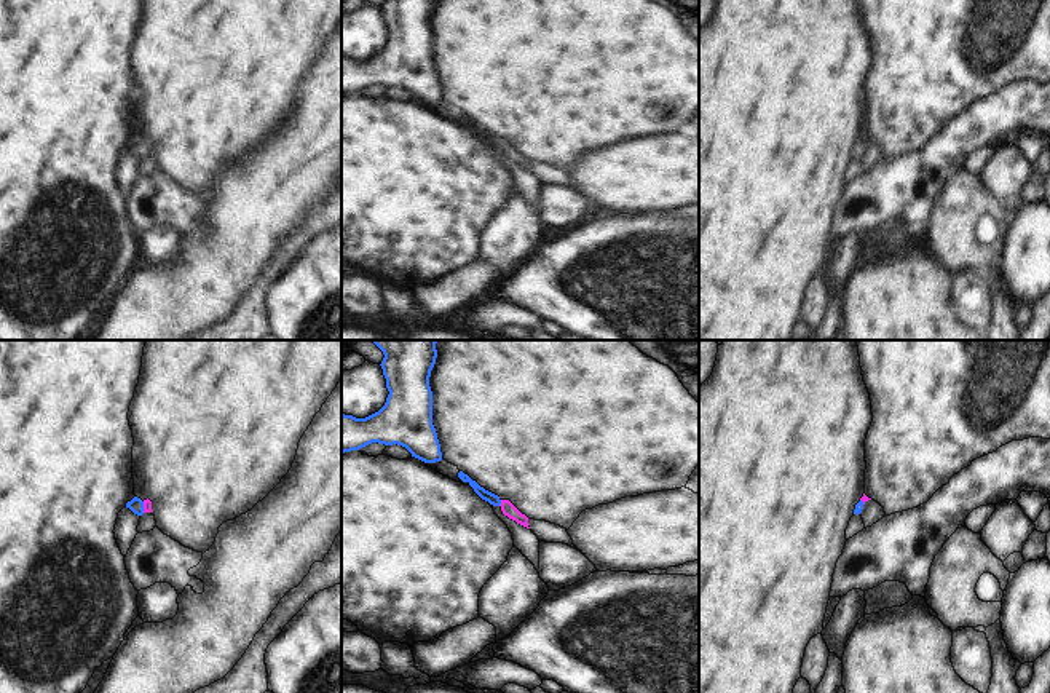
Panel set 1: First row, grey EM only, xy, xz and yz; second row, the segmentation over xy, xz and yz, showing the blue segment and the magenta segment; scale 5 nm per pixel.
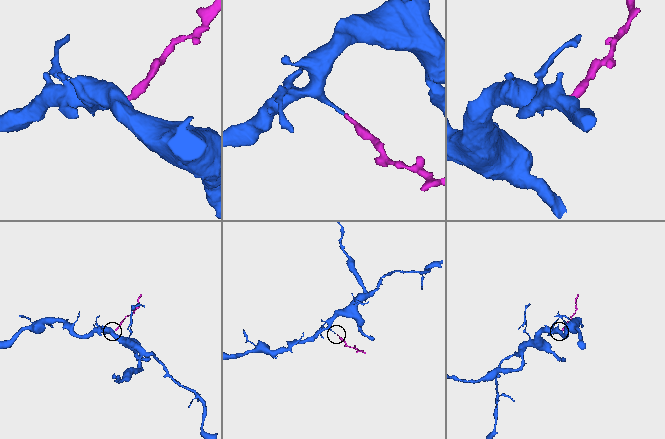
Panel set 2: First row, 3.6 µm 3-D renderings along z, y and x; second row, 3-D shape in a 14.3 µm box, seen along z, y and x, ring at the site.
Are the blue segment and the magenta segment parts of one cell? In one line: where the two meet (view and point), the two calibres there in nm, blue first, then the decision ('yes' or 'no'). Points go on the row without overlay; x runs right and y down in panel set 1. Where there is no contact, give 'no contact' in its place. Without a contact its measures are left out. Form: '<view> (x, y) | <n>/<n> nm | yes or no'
xz (500, 146) | 60/70 nm | yes

